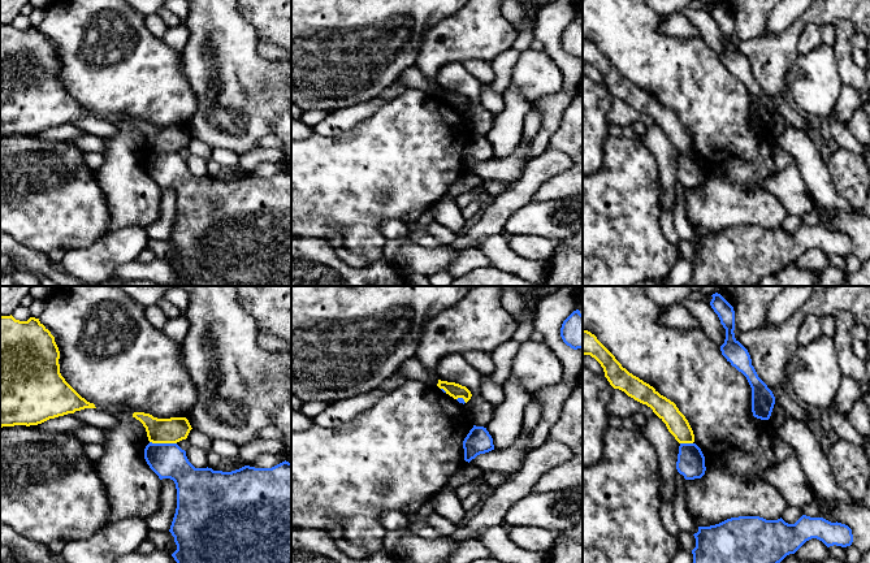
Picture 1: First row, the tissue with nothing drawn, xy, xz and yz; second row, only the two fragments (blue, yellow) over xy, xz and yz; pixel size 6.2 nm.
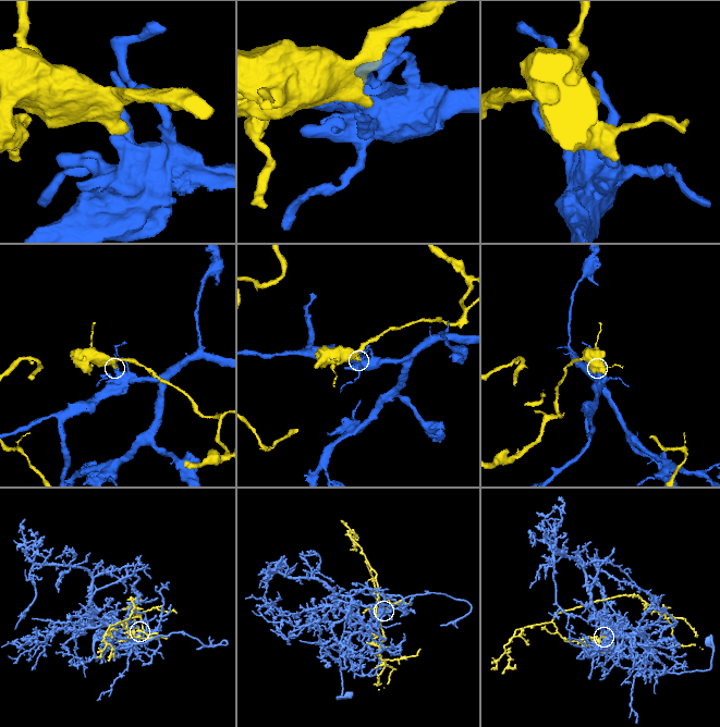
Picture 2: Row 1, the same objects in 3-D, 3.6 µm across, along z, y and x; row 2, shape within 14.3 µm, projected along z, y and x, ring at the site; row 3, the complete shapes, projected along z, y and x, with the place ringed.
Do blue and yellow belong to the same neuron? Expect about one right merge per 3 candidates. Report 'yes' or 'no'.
no

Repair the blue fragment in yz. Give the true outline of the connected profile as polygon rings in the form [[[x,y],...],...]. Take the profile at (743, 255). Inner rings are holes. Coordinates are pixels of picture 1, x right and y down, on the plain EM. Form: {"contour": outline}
{"contour": [[[802,224],[795,233],[739,225],[693,243],[693,272],[684,286],[756,286],[765,276],[776,274],[806,250],[817,247],[827,256],[850,255],[852,238],[841,231]]]}

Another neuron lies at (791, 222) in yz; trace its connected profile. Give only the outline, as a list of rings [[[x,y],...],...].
[[[788,213],[783,220],[782,228],[788,233],[795,233],[802,224],[801,217]]]

